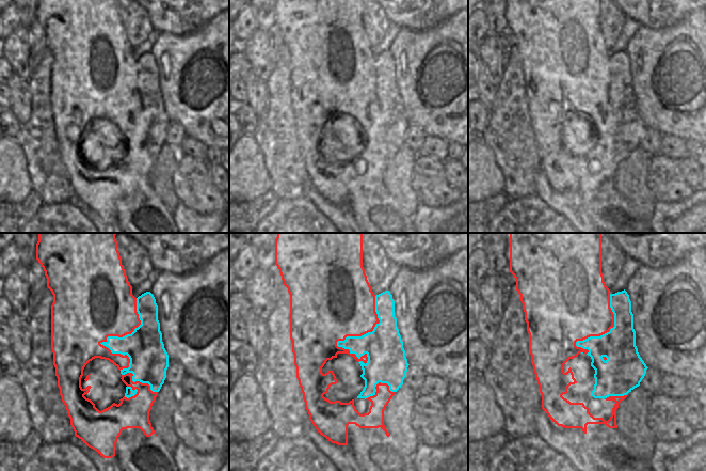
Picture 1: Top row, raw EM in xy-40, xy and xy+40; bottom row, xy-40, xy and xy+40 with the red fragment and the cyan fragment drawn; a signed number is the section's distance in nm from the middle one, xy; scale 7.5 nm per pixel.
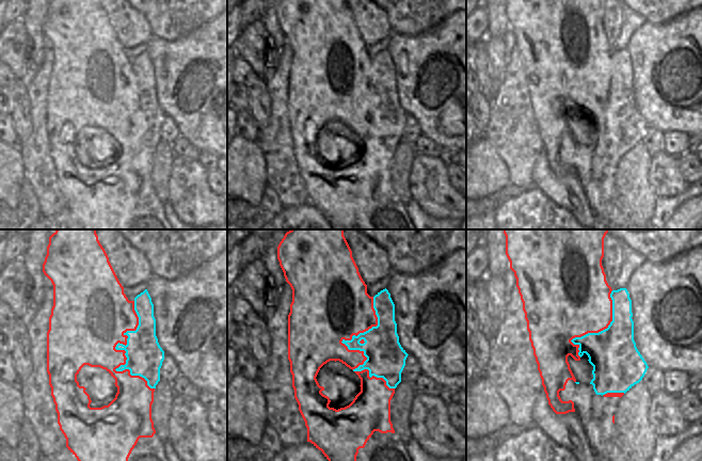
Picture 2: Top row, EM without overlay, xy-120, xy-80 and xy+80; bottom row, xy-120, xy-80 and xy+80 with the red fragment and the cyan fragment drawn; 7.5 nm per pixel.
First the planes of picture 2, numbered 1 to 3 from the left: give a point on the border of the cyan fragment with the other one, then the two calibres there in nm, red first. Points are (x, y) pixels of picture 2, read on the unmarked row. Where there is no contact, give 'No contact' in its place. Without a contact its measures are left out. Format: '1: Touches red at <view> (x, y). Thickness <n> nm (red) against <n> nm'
1: Touches red at xy-120 (122, 111). Thickness 380 nm (red) against 280 nm
2: Touches red at xy-80 (353, 111). Thickness 300 nm (red) against 280 nm
3: Touches red at xy+80 (597, 93). Thickness 460 nm (red) against 360 nm.

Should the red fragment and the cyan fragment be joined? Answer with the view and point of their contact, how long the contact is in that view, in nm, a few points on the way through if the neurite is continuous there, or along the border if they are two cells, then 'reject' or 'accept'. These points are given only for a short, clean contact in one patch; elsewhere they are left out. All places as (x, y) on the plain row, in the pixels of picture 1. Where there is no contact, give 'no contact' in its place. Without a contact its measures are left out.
contact xy (356, 96); length 550 nm; reject

